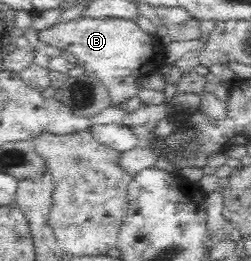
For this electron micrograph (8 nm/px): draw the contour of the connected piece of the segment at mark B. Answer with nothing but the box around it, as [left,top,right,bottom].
[39,17,166,106]

